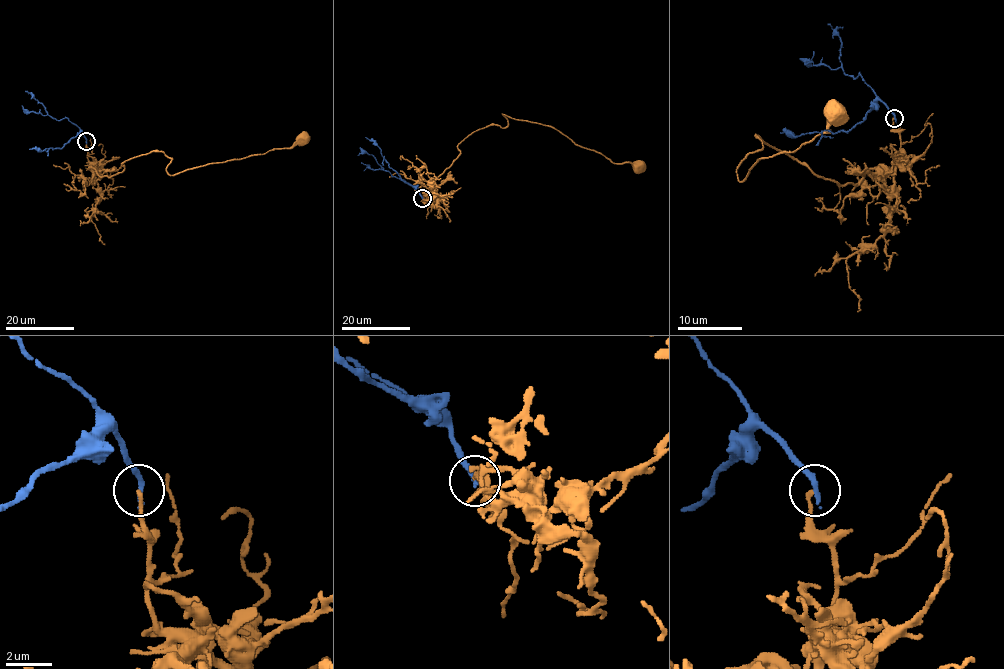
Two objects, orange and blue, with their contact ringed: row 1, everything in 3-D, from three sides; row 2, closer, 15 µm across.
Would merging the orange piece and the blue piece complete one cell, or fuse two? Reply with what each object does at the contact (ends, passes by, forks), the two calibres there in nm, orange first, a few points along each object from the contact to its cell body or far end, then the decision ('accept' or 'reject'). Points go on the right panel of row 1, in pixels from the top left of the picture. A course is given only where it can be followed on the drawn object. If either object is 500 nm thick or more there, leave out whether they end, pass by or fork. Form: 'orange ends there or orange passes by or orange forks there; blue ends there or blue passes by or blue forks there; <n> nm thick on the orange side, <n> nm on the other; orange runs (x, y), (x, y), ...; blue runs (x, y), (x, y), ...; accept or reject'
orange ends there; blue ends there; 160 nm thick on the orange side, 280 nm on the other; orange runs (895, 118), (895, 168), (856, 184), (819, 178), (759, 137), (737, 178), (829, 131), (832, 113); blue runs (895, 118), (861, 75), (854, 78), (840, 68), (811, 65), (814, 50); reject

